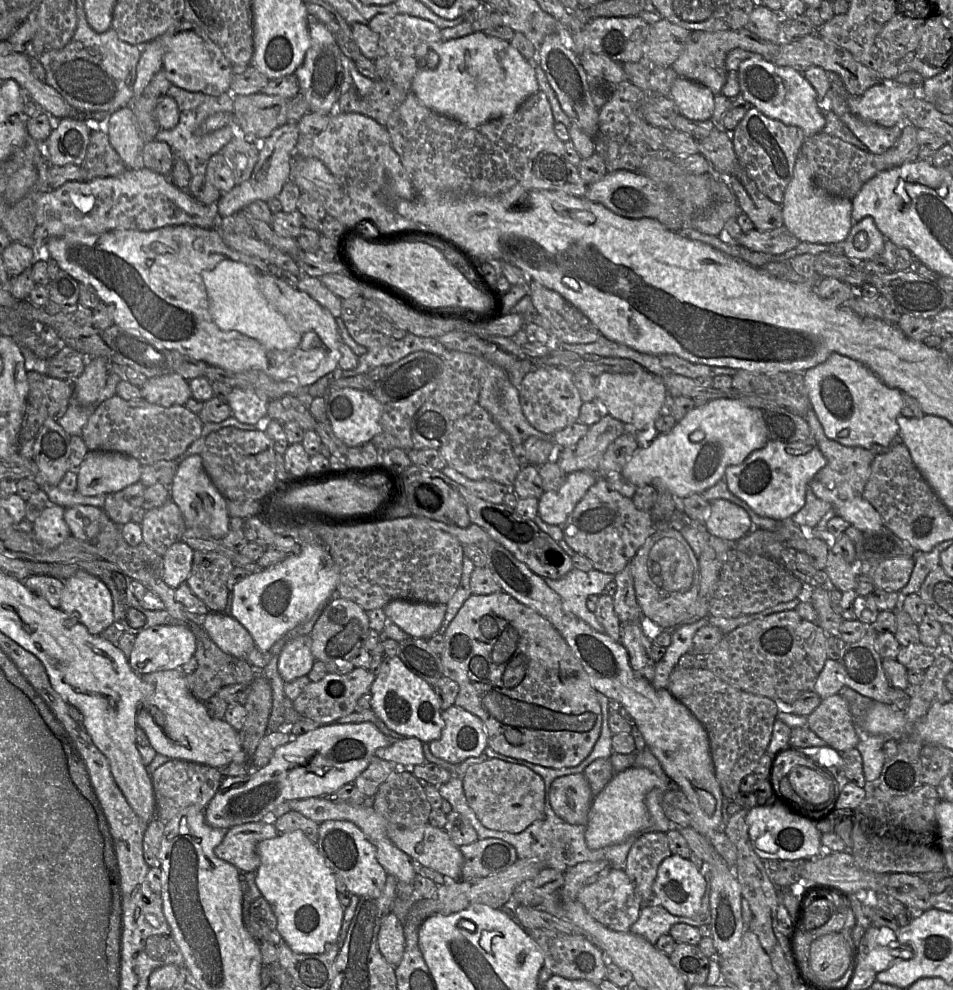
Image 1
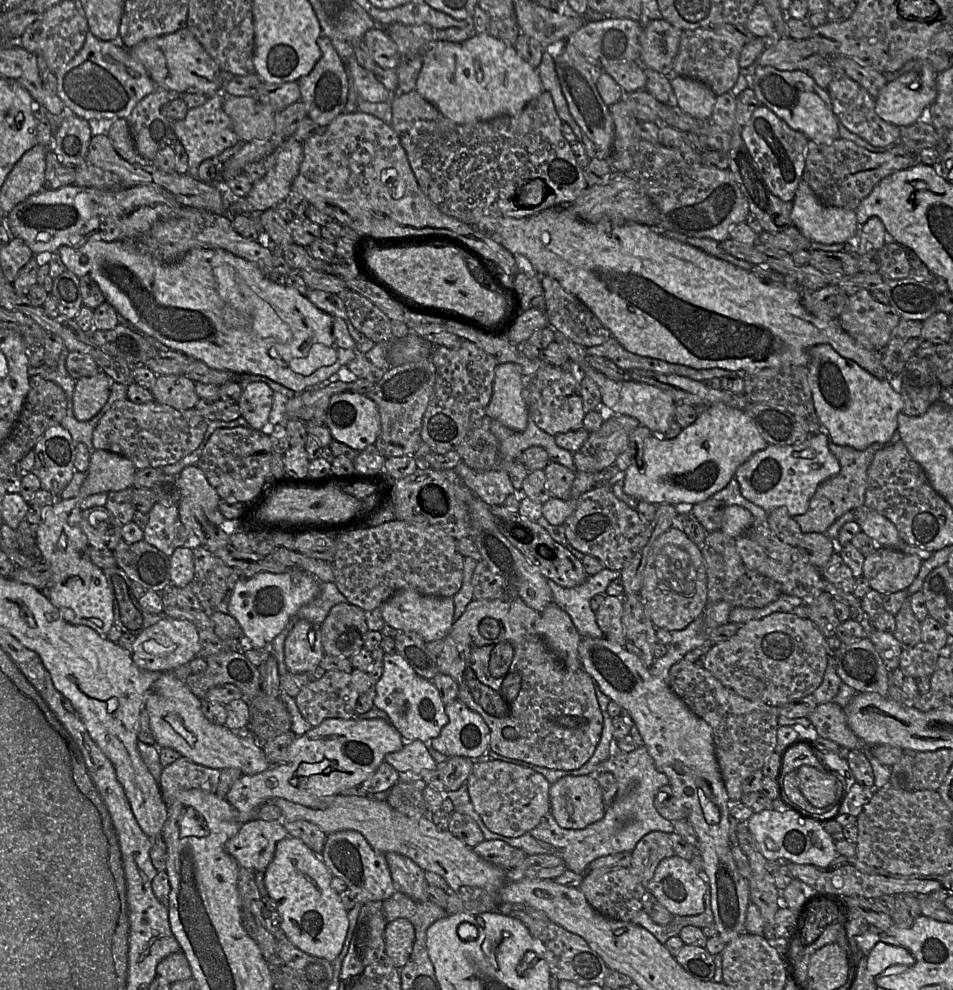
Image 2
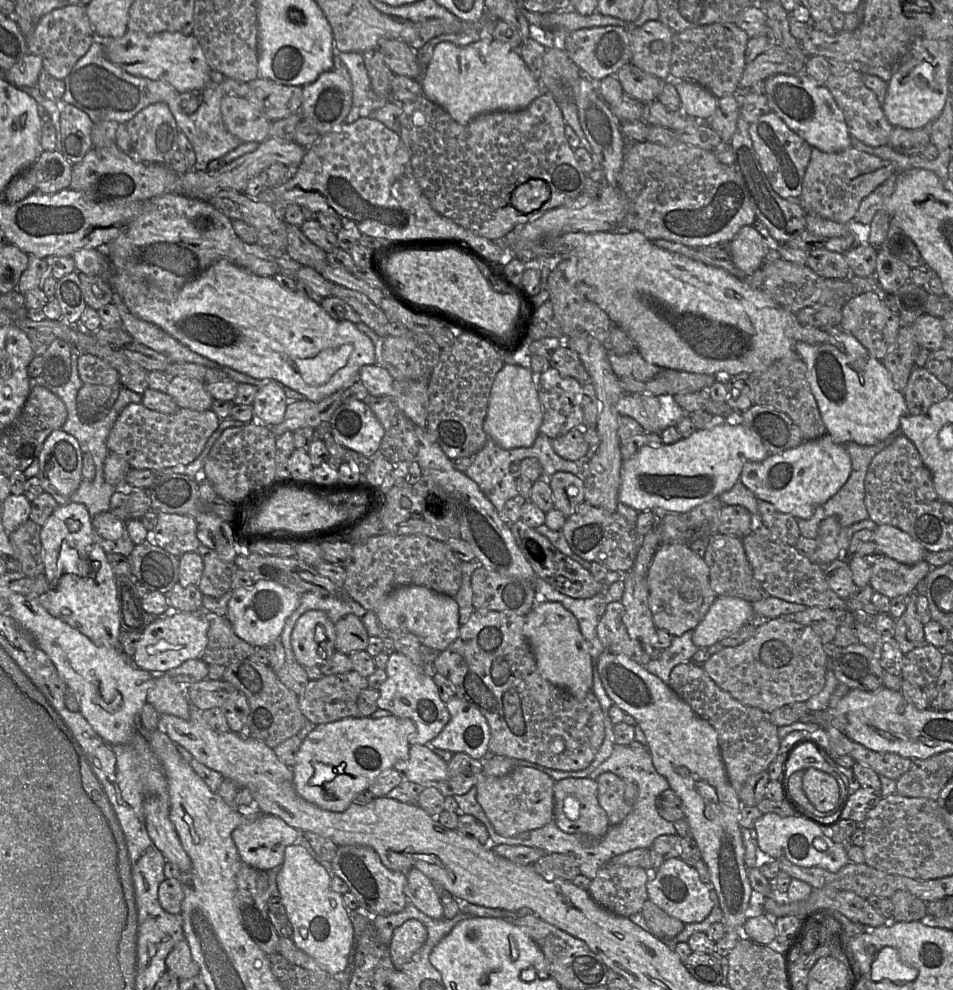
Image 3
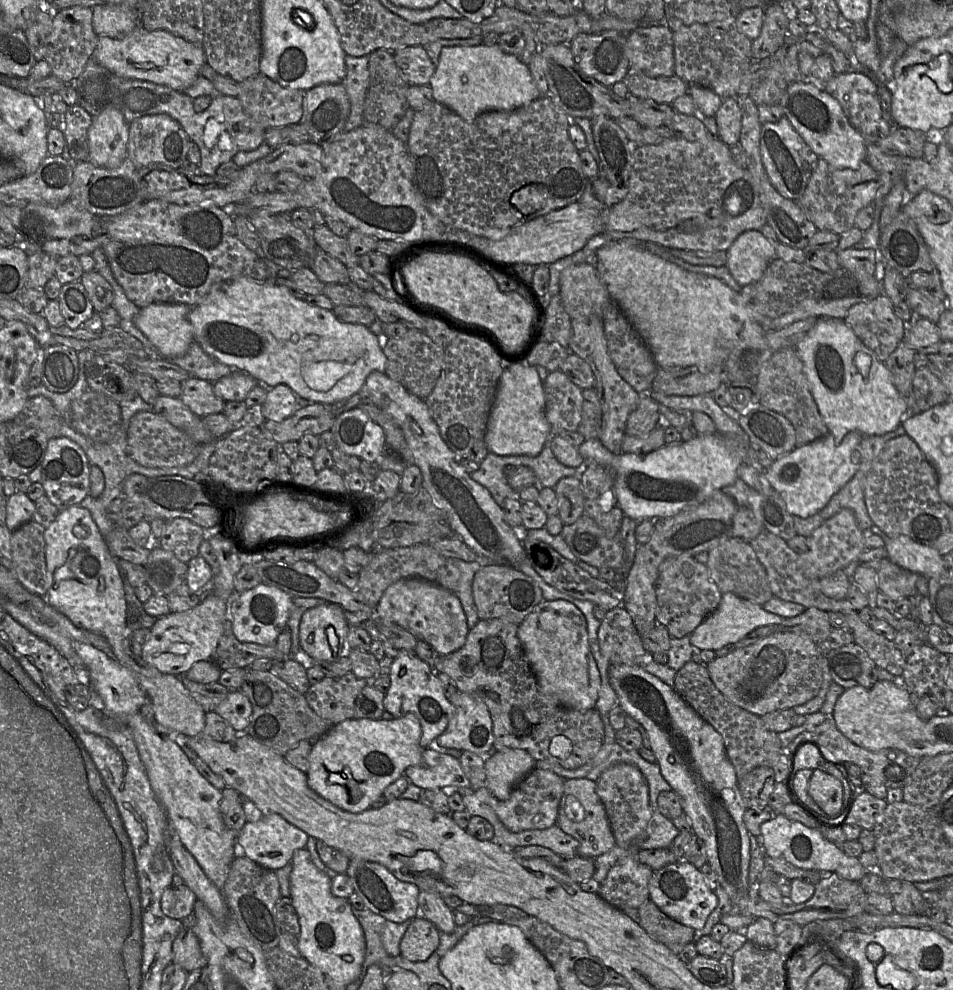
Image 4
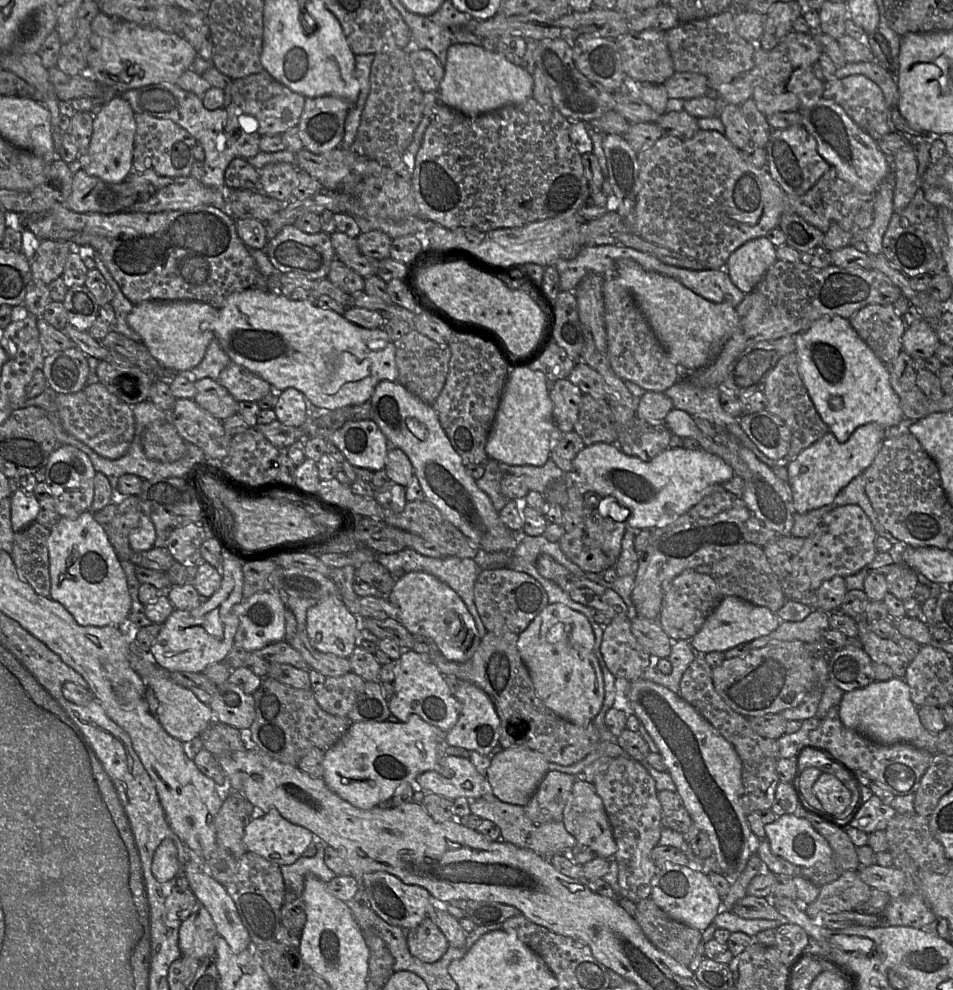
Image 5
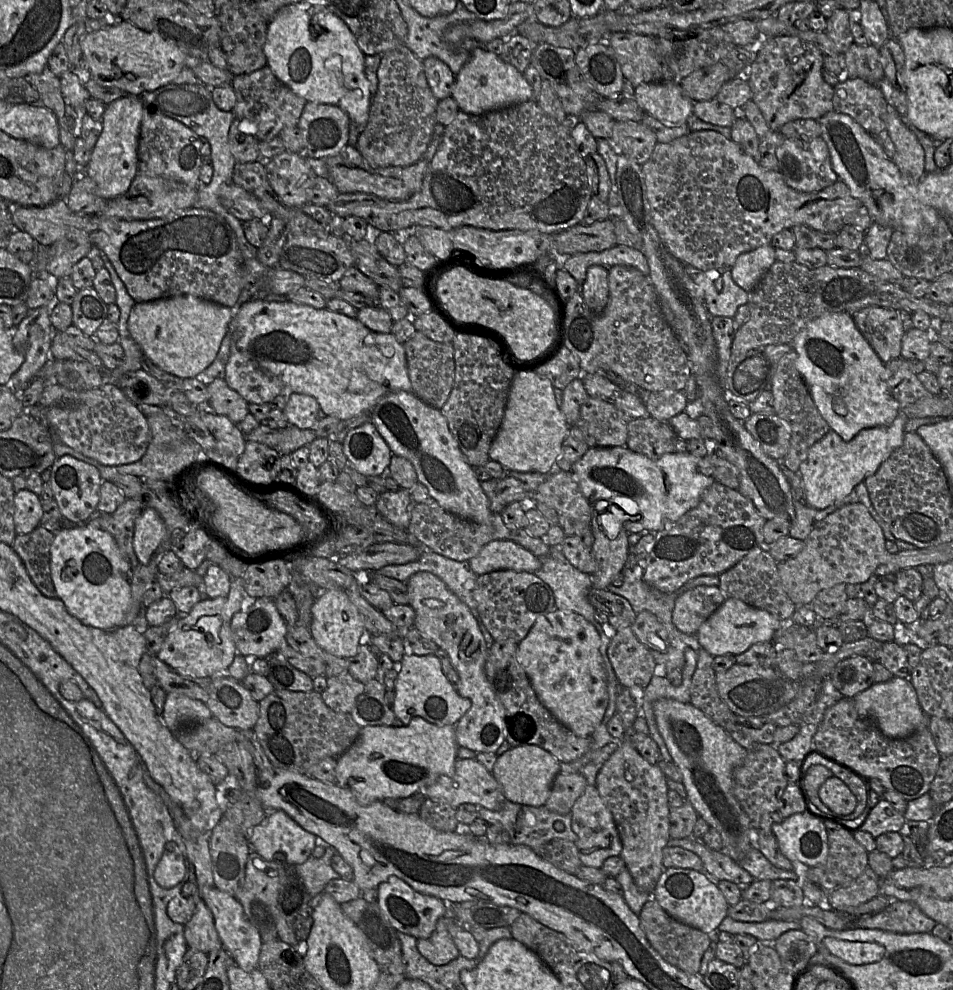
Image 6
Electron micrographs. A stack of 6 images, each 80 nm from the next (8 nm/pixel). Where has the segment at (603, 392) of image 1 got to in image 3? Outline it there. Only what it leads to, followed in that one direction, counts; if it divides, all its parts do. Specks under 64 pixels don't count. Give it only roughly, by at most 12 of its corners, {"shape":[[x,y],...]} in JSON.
{"shape":[[625,394],[620,416],[661,433],[687,413],[673,395]]}

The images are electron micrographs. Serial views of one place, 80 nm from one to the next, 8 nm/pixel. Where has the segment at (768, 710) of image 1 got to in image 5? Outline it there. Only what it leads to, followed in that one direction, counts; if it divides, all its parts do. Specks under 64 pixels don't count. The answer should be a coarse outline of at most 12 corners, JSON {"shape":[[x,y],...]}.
{"shape":[[699,652],[678,695],[732,744],[743,762],[779,758],[777,739],[752,729],[715,690]]}

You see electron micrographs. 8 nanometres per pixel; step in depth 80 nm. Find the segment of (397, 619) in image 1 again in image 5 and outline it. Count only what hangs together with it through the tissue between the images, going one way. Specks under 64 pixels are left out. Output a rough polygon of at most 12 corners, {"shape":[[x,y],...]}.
{"shape":[[434,575],[396,577],[398,621],[467,662],[480,635],[459,595]]}

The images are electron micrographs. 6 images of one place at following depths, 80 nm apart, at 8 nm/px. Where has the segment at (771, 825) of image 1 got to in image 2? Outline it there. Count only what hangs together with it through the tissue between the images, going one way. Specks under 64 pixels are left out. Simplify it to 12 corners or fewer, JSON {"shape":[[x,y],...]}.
{"shape":[[792,810],[747,821],[766,860],[827,867],[822,822]]}

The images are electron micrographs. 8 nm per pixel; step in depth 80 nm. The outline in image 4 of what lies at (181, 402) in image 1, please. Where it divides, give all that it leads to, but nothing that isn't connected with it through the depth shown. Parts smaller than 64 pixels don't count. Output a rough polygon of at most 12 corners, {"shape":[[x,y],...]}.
{"shape":[[190,377],[181,401],[196,415],[222,413],[225,401],[213,383]]}

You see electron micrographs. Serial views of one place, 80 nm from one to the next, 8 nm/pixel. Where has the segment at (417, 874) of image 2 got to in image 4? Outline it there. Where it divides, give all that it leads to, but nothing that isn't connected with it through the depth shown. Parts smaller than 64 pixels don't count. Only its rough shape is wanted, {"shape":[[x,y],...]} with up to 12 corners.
{"shape":[[427,890],[418,895],[419,915],[440,932],[456,924],[442,896]]}

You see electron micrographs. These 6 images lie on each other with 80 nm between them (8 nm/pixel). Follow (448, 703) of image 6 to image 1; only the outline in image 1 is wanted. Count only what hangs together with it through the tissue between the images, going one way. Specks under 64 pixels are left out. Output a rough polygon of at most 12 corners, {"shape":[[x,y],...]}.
{"shape":[[397,656],[382,660],[371,710],[431,742],[444,727],[433,687]]}

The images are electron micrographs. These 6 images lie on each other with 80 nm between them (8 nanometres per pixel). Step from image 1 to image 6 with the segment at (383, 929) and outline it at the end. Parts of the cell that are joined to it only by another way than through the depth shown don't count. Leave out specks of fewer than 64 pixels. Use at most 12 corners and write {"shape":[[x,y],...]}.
{"shape":[[456,917],[438,920],[429,938],[417,939],[418,951],[433,965],[460,956],[448,932]]}

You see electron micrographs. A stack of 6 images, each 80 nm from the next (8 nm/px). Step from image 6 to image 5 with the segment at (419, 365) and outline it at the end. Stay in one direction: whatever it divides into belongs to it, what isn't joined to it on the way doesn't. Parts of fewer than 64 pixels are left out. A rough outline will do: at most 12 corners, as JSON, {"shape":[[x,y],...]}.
{"shape":[[415,329],[394,342],[397,382],[428,404],[451,351]]}

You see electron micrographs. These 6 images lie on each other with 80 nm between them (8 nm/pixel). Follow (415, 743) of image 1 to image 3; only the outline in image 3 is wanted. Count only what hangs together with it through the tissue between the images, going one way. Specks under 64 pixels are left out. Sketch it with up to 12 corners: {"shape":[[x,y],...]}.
{"shape":[[411,745],[394,769],[425,781],[449,777],[447,762],[426,745]]}

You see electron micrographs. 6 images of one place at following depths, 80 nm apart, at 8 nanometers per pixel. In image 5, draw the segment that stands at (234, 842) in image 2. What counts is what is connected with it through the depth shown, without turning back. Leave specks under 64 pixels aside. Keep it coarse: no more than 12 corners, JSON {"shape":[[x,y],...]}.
{"shape":[[270,810],[246,822],[243,843],[278,866],[303,856],[310,830]]}

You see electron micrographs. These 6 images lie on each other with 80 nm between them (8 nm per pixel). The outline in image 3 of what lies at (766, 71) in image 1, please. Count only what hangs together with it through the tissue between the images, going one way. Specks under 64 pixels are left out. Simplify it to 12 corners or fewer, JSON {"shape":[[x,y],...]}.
{"shape":[[805,73],[763,82],[771,111],[812,148],[852,146],[843,112]]}

